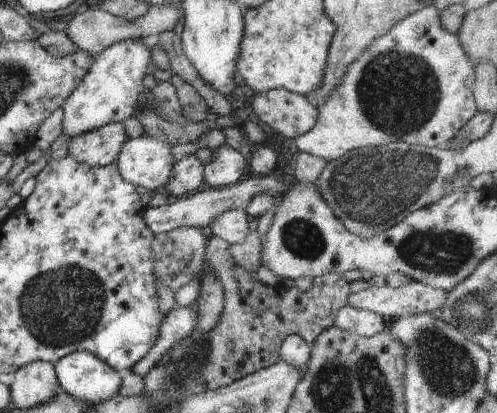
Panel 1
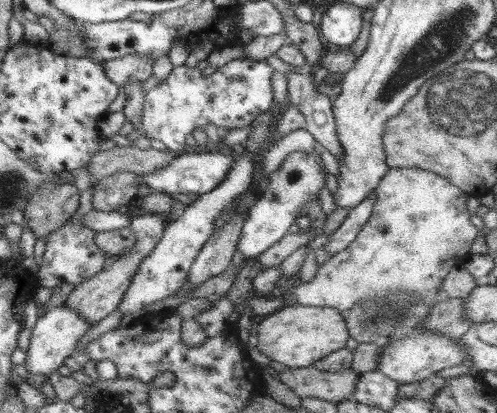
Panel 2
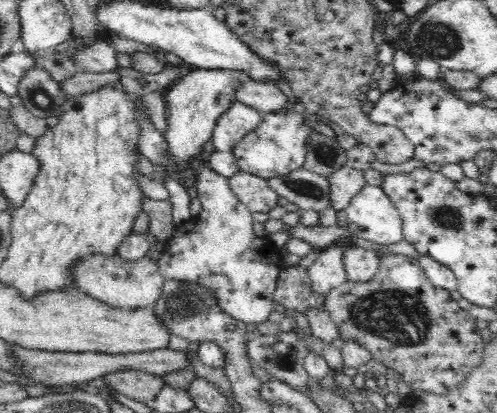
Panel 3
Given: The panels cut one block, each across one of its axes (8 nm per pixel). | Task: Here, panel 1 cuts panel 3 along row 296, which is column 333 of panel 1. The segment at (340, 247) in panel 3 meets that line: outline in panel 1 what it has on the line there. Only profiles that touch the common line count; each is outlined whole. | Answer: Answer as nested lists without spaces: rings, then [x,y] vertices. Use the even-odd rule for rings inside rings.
[[[351,306],[339,308],[333,326],[341,328],[341,332],[349,332],[361,338],[371,338],[379,332],[385,332],[385,318],[367,312],[367,310],[357,310]]]

